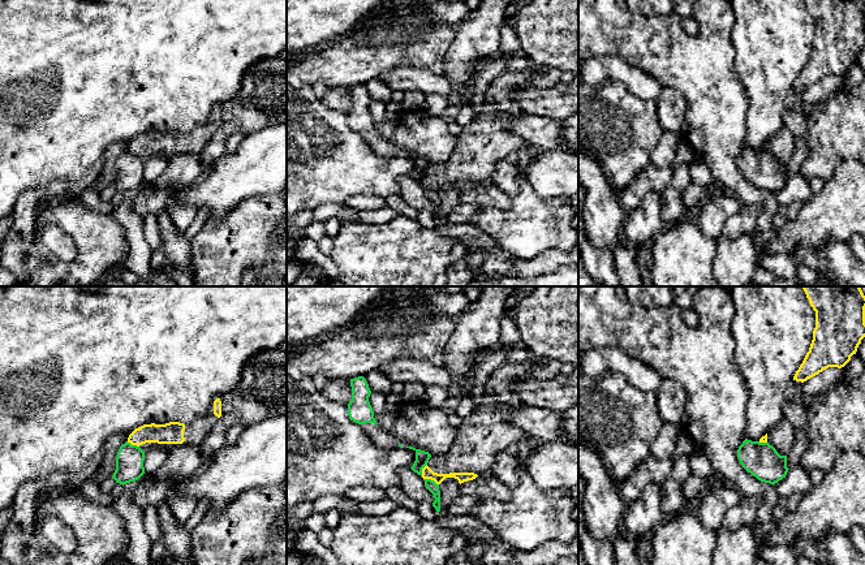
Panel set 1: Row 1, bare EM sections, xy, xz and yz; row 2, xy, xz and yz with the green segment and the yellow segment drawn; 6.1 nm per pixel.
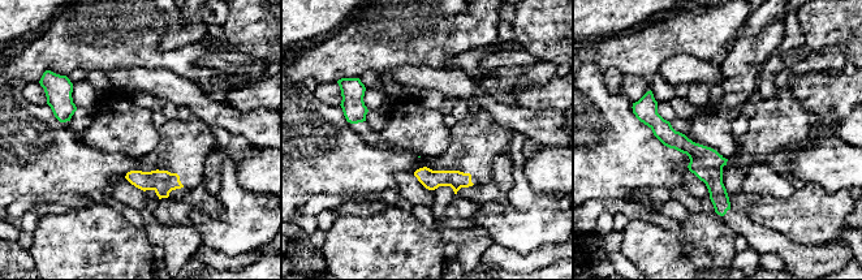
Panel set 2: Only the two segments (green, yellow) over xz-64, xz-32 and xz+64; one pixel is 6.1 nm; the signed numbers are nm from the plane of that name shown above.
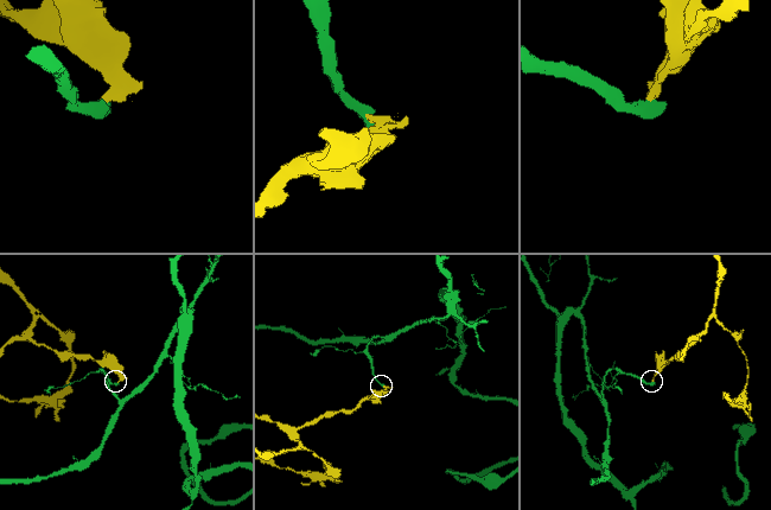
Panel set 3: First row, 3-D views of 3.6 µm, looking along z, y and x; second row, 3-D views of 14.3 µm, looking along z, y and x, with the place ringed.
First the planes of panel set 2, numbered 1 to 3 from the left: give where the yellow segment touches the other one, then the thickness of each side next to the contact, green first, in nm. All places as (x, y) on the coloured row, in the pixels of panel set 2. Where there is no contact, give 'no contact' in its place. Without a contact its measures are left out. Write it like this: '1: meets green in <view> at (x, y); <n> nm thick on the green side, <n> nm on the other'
1: no contact
2: no contact
3: no contact

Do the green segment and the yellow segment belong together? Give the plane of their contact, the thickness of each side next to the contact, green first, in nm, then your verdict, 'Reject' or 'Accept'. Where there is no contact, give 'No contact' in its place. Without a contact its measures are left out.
Touches green in xz. Thickness 70 nm (green) against 70 nm. Reject

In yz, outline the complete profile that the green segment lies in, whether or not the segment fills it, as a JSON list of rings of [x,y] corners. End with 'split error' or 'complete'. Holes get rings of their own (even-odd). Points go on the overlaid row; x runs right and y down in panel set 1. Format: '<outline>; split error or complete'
[[[745,439],[737,449],[741,466],[758,480],[775,484],[788,473],[787,456],[780,456],[769,443]]]; complete

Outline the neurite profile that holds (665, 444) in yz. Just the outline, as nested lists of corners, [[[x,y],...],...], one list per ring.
[[[664,422],[650,448],[650,454],[660,461],[674,458],[676,441],[680,432],[681,432],[680,424]]]

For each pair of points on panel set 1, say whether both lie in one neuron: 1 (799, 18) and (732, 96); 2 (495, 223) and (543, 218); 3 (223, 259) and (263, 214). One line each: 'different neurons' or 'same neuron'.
1: different neurons
2: same neuron
3: same neuron

